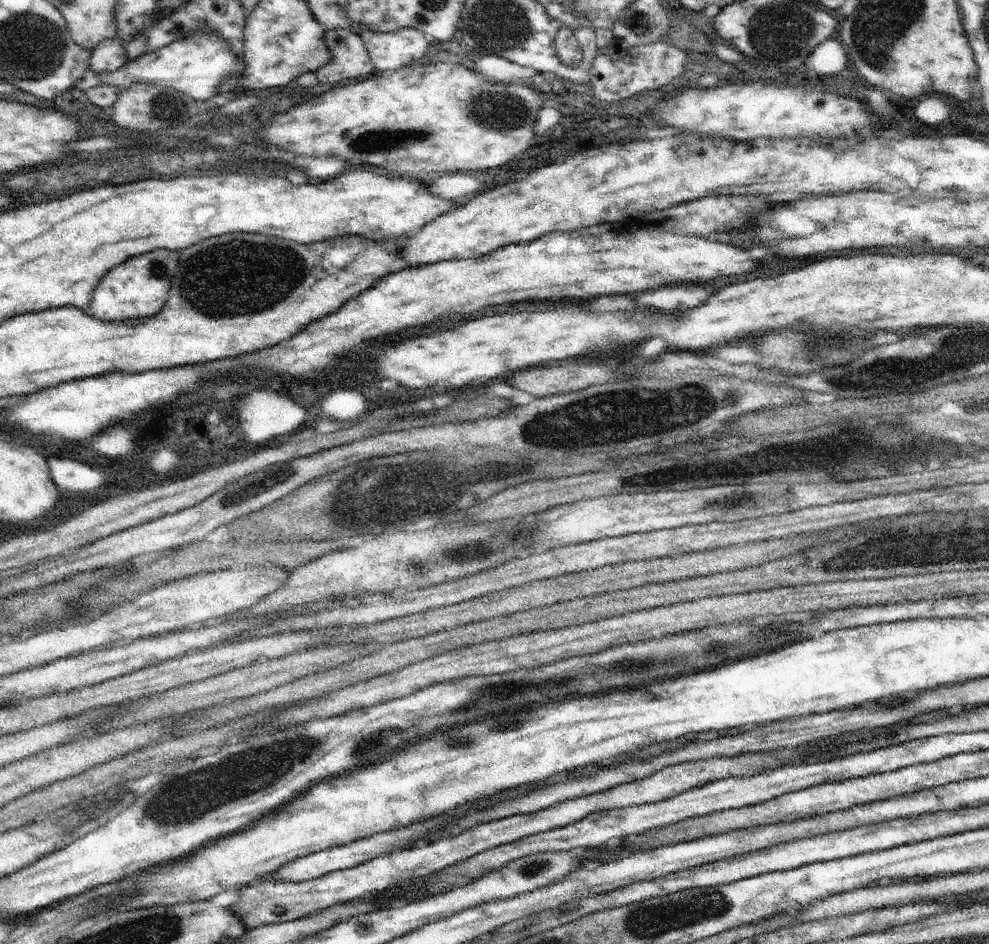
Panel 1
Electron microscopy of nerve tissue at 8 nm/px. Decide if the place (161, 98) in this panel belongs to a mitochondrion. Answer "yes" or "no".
yes

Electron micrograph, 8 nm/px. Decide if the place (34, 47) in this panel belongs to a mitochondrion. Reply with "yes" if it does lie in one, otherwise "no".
yes

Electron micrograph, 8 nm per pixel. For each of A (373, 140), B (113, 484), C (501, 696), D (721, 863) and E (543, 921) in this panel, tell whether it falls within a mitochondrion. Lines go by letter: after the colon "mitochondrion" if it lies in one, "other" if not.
A: mitochondrion
B: other
C: mitochondrion
D: other
E: mitochondrion

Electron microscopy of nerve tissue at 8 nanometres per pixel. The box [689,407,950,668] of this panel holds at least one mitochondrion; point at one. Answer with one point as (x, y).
(884, 558)

